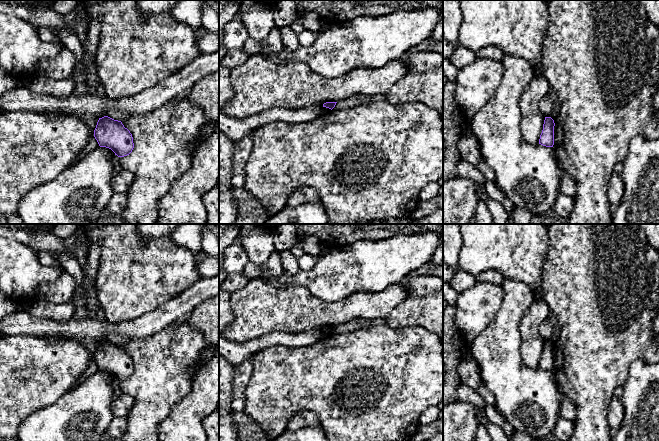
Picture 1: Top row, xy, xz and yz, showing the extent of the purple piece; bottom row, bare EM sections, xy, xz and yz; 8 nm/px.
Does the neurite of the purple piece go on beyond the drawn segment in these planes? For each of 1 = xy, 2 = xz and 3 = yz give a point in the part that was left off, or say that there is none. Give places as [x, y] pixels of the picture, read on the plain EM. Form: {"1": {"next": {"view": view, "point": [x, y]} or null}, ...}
{"1": {"next": null}, "2": {"next": null}, "3": {"next": null}}

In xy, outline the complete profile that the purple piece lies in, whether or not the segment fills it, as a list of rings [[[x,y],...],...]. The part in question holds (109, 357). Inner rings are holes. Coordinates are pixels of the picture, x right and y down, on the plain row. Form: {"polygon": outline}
{"polygon": [[[108,340],[99,342],[94,354],[94,361],[100,371],[111,373],[118,381],[129,379],[133,372],[133,361],[121,345]]]}

